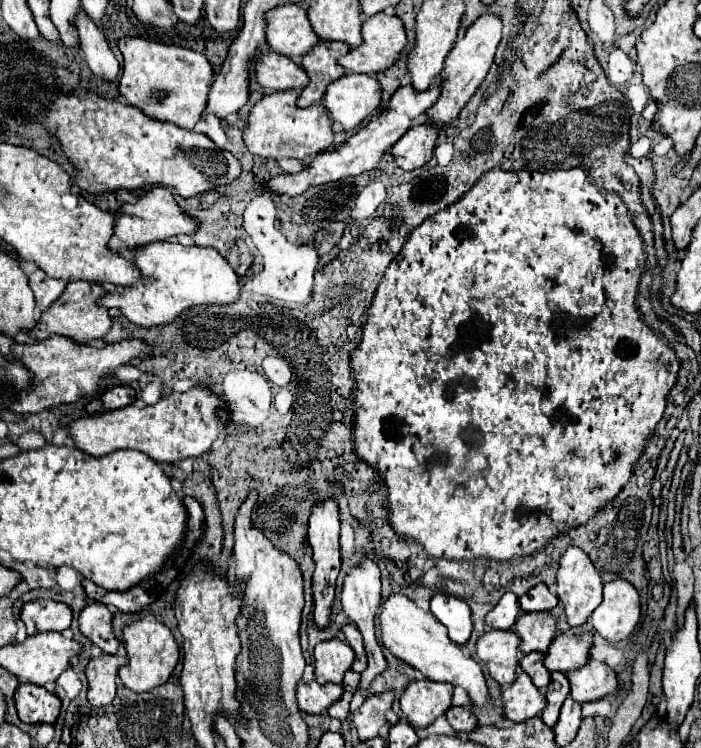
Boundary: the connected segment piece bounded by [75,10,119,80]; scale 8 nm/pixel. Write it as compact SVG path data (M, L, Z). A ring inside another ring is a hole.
M83 10L77 12L75 28L79 32L79 48L93 74L105 80L113 80L119 72L119 62L113 56L103 30L87 14L83 14Z

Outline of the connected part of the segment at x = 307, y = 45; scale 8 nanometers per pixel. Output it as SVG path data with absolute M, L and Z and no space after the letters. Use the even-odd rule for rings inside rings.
M295 4L275 6L273 10L267 10L265 22L267 22L267 46L273 52L289 56L291 60L301 58L319 42L317 34L313 32L307 20L307 10L303 10L301 6Z

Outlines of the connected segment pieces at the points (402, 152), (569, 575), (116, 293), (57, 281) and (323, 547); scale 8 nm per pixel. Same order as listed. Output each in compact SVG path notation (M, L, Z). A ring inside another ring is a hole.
M421 124L417 128L411 128L409 132L405 132L391 148L391 154L397 162L397 166L405 172L425 166L433 158L439 128L441 126Z
M569 546L557 572L557 598L563 602L567 624L581 626L601 604L601 592L601 576L587 554L577 546Z
M153 242L143 248L127 250L131 252L133 264L137 264L137 270L141 278L133 286L113 286L105 296L99 298L99 304L105 308L119 308L121 314L137 324L137 326L161 326L175 320L185 308L199 306L199 304L229 304L239 298L239 276L235 270L227 264L227 260L215 250L215 248L199 248L199 246L181 246L181 244L169 244L169 242Z
M37 270L37 272L33 272L29 276L29 286L35 292L37 308L43 312L61 296L61 292L65 290L67 282L61 280L61 278L51 278L43 270Z
M321 498L315 502L311 516L309 516L309 544L313 548L313 560L315 560L315 574L313 574L313 598L315 598L315 624L319 628L329 626L329 614L331 604L335 598L335 580L341 566L339 556L339 512L337 512L337 500L335 498Z

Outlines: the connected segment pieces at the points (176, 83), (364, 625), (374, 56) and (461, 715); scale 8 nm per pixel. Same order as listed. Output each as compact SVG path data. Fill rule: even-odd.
M135 36L121 38L119 50L123 54L123 74L117 84L119 94L153 120L191 130L205 110L209 86L213 84L213 68L207 58L191 48L159 44Z
M365 558L359 566L353 566L347 570L347 576L343 580L343 592L341 592L341 606L343 606L343 612L349 616L349 620L357 626L357 630L361 632L363 636L363 644L365 644L365 654L367 654L367 668L361 672L361 682L359 686L363 690L369 688L371 680L375 676L379 676L385 668L387 668L387 662L383 658L383 652L381 652L381 644L377 642L377 634L375 634L375 614L377 614L377 608L379 608L379 600L381 600L381 580L379 580L379 568L373 560Z
M383 12L371 16L363 22L361 36L363 36L363 44L349 50L345 56L339 58L339 64L343 66L345 74L377 74L377 72L383 72L389 66L393 66L393 62L399 58L399 54L407 46L403 22L397 16L387 16Z
M453 706L453 708L449 708L449 710L445 712L445 716L447 716L447 720L449 720L449 724L451 724L451 728L453 728L455 732L471 732L471 730L477 728L477 718L475 718L475 714L473 714L471 710L463 708L463 706Z

